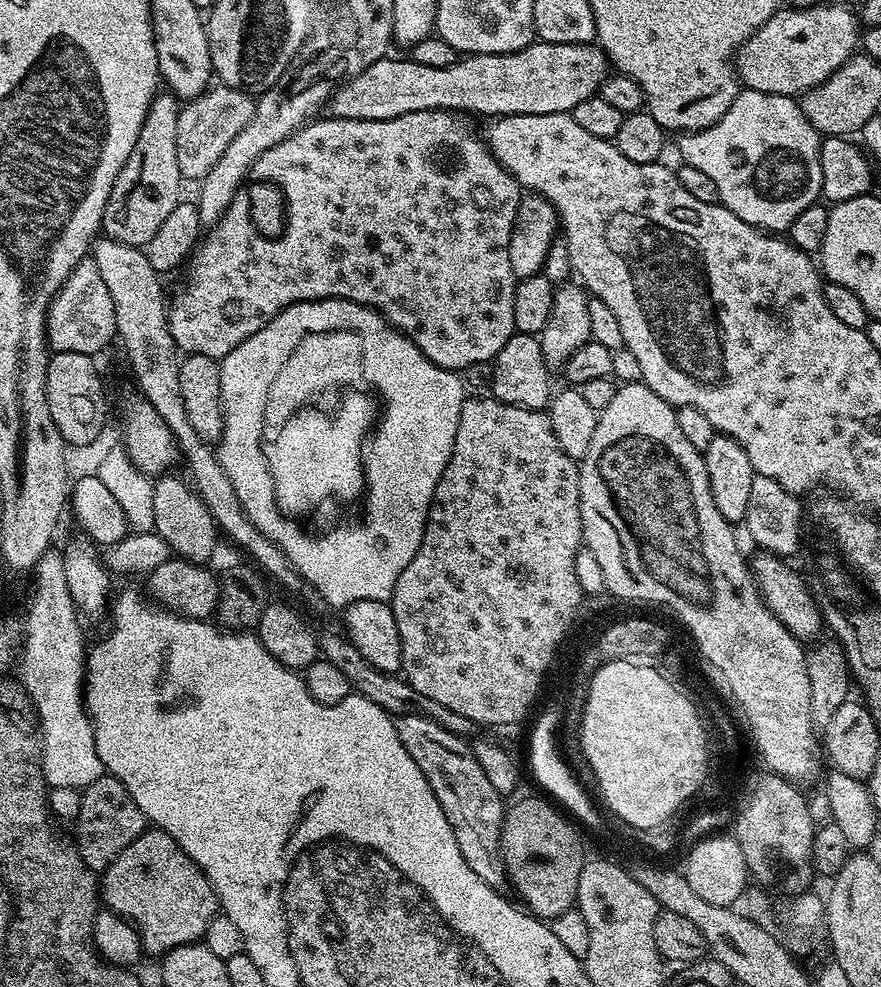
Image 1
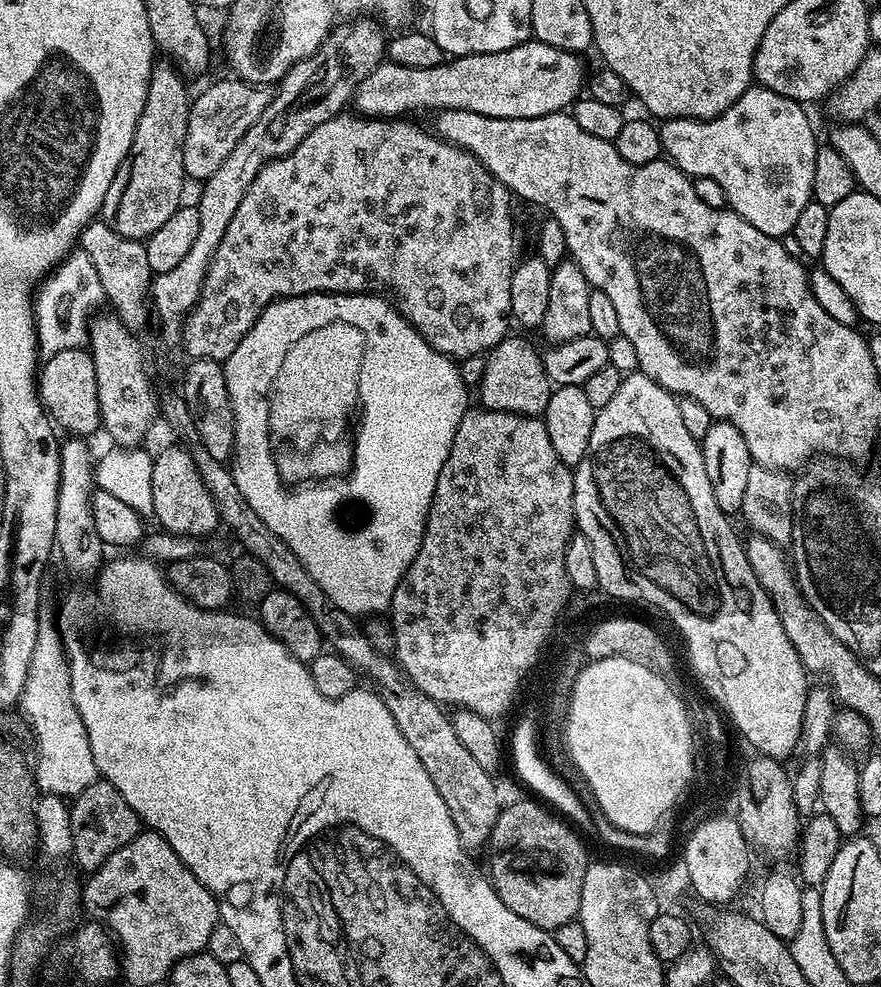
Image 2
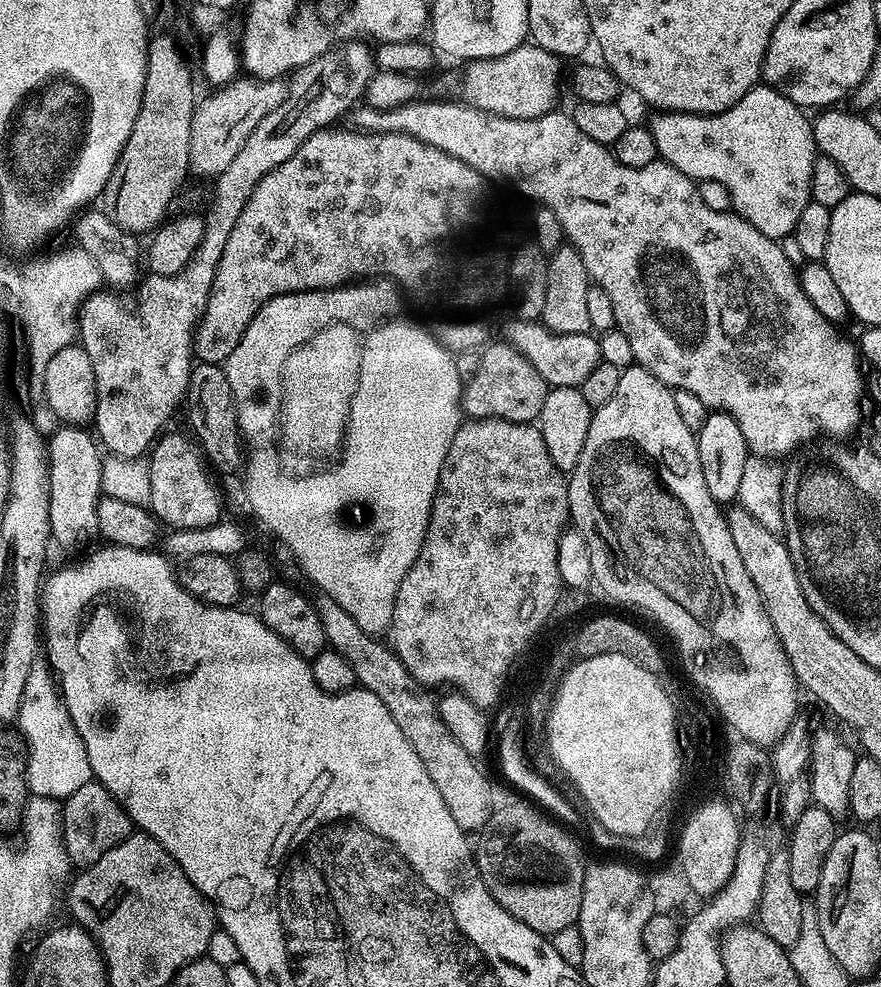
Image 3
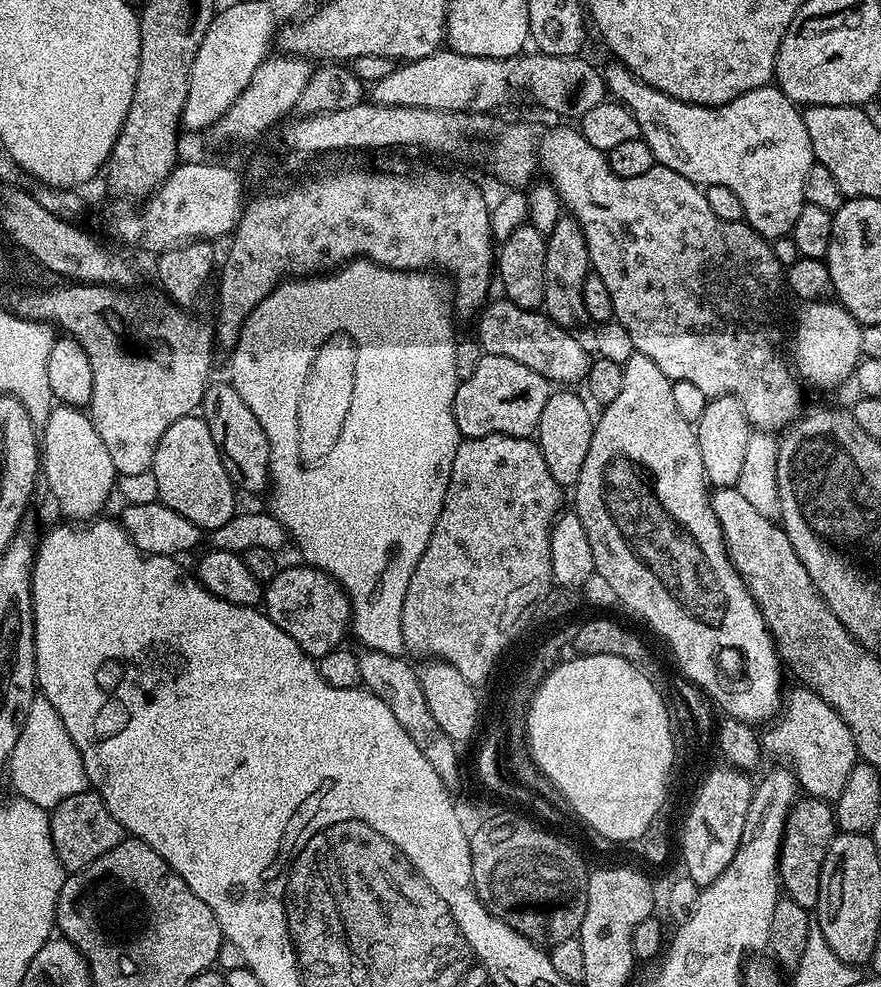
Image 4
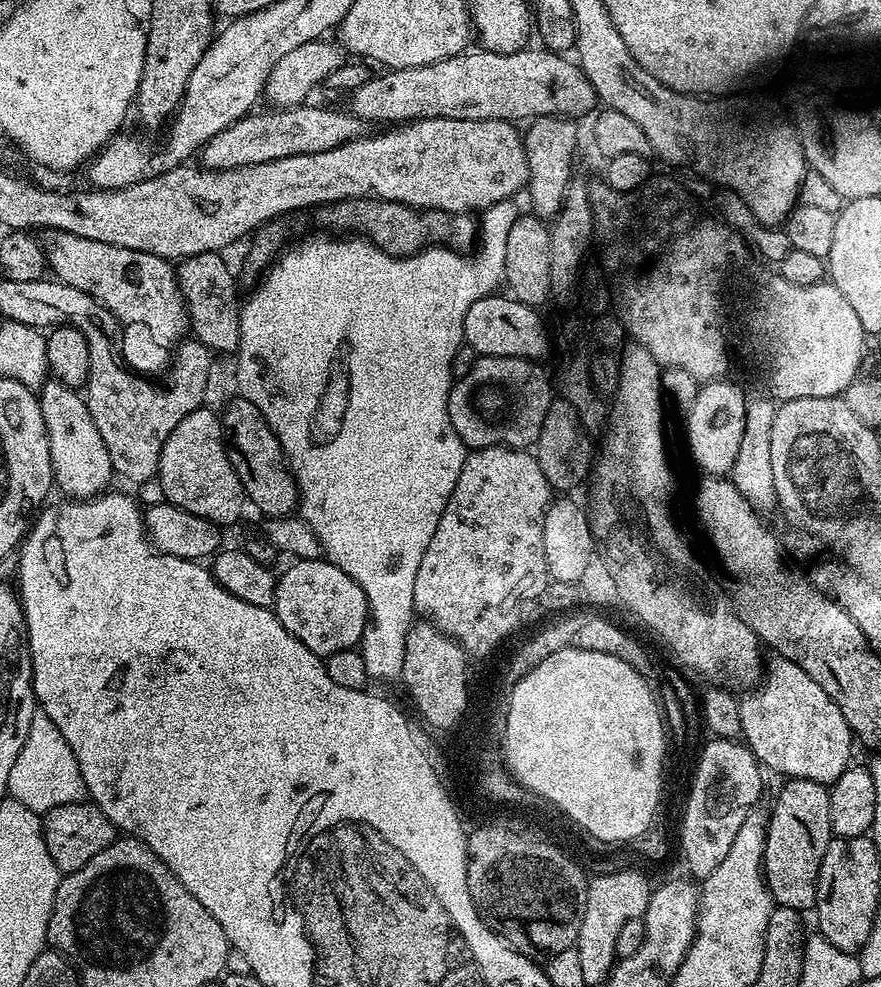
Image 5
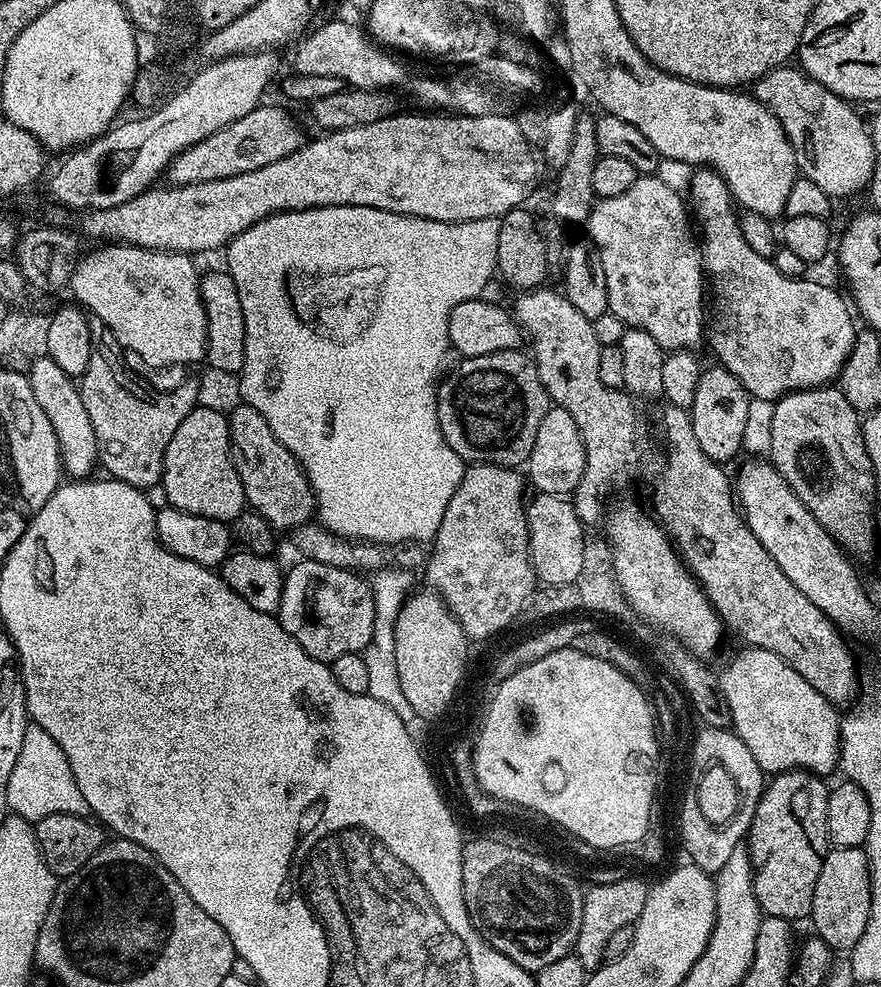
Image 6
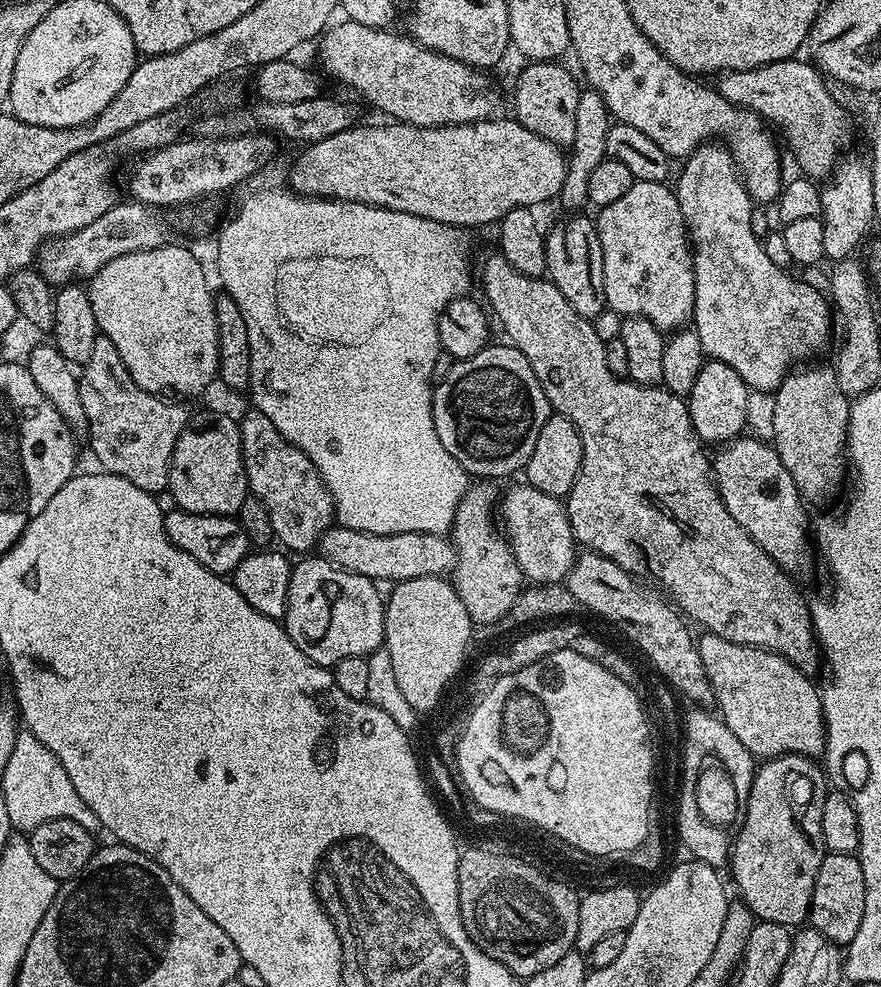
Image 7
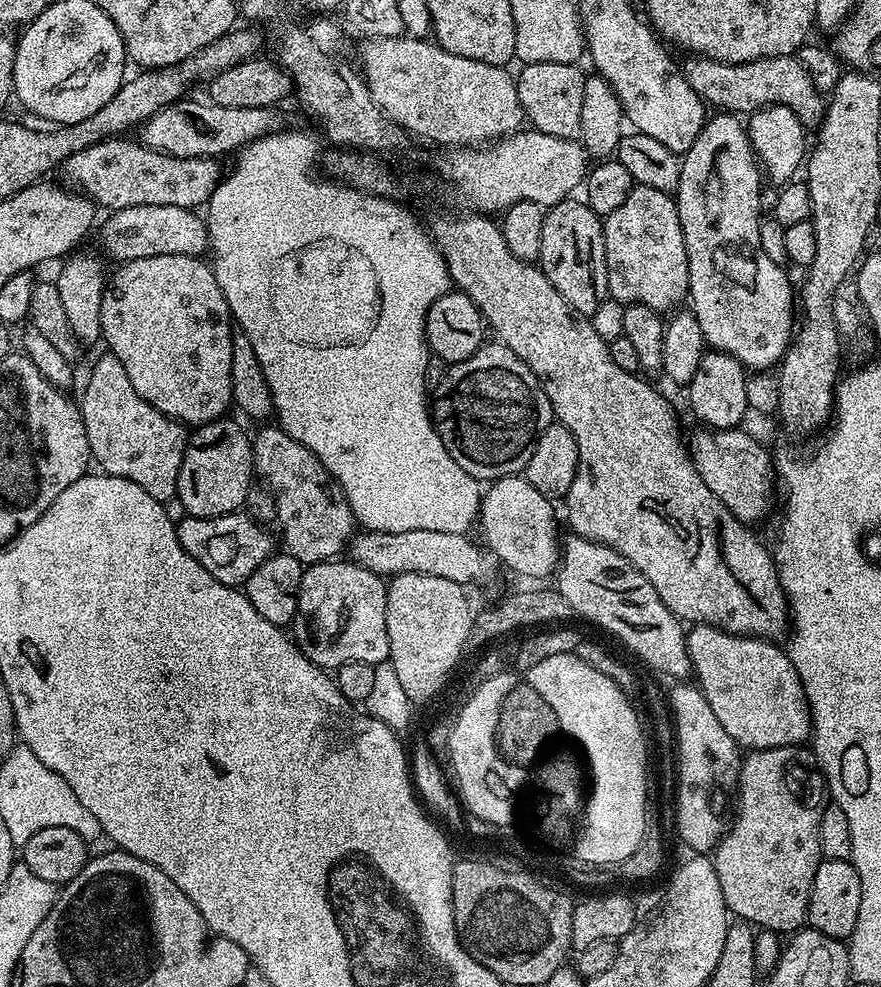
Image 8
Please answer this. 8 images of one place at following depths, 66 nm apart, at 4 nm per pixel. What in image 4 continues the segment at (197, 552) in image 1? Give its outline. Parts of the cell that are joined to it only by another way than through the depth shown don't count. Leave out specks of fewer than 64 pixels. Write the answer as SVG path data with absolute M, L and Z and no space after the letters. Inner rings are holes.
M203 415L178 418L174 426L166 429L154 450L150 471L158 484L159 503L170 506L170 510L178 510L182 518L190 518L190 522L205 533L210 534L218 530L218 526L226 526L226 522L237 515L238 489L226 470L218 446L214 446L210 426L206 426Z

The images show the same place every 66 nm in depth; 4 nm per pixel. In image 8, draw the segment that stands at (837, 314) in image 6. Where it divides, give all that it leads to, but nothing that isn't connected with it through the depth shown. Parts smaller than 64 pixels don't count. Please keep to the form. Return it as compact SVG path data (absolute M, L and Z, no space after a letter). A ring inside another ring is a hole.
M726 111L712 115L705 119L698 138L694 138L694 146L683 153L674 193L689 264L687 299L692 300L690 310L694 318L698 318L704 343L709 349L730 354L745 369L772 370L779 365L784 351L792 343L798 324L798 300L794 295L794 284L792 288L783 272L785 269L776 264L774 258L766 258L760 248L762 168L753 152L745 121Z

